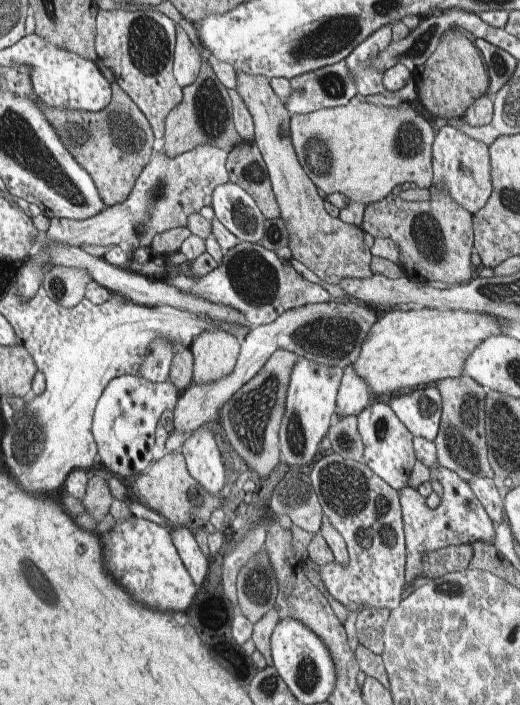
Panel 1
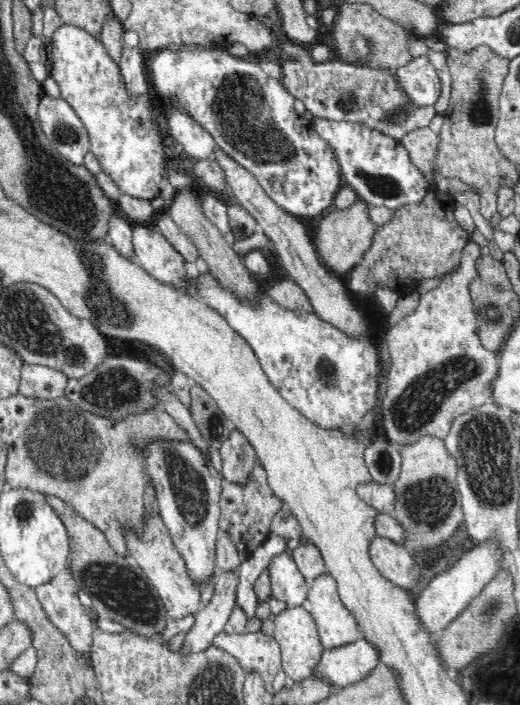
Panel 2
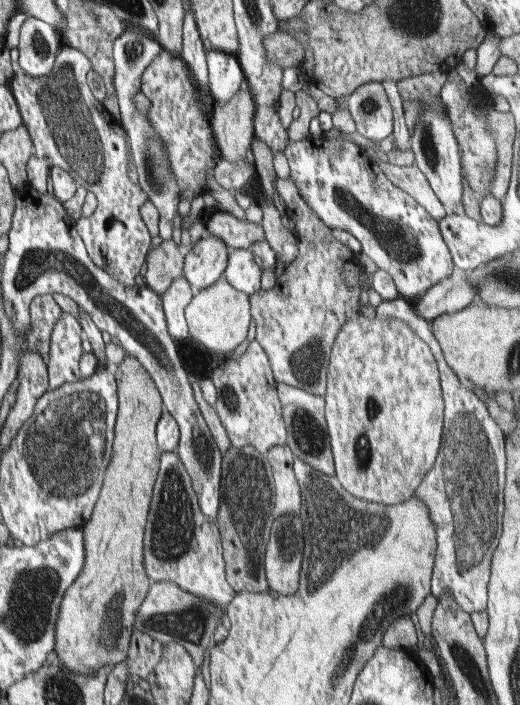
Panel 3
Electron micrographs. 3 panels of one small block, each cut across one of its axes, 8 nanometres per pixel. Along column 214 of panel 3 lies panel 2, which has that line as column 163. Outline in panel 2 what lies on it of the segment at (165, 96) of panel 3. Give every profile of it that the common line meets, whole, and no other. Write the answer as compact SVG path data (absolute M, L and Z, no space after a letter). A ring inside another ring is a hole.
M64 23L48 40L52 57L48 74L59 86L61 97L86 125L90 150L101 168L123 194L152 201L160 196L162 169L168 150L155 124L153 112L156 95L152 88L142 96L129 96L118 62L106 52L100 38L94 38L82 27Z

